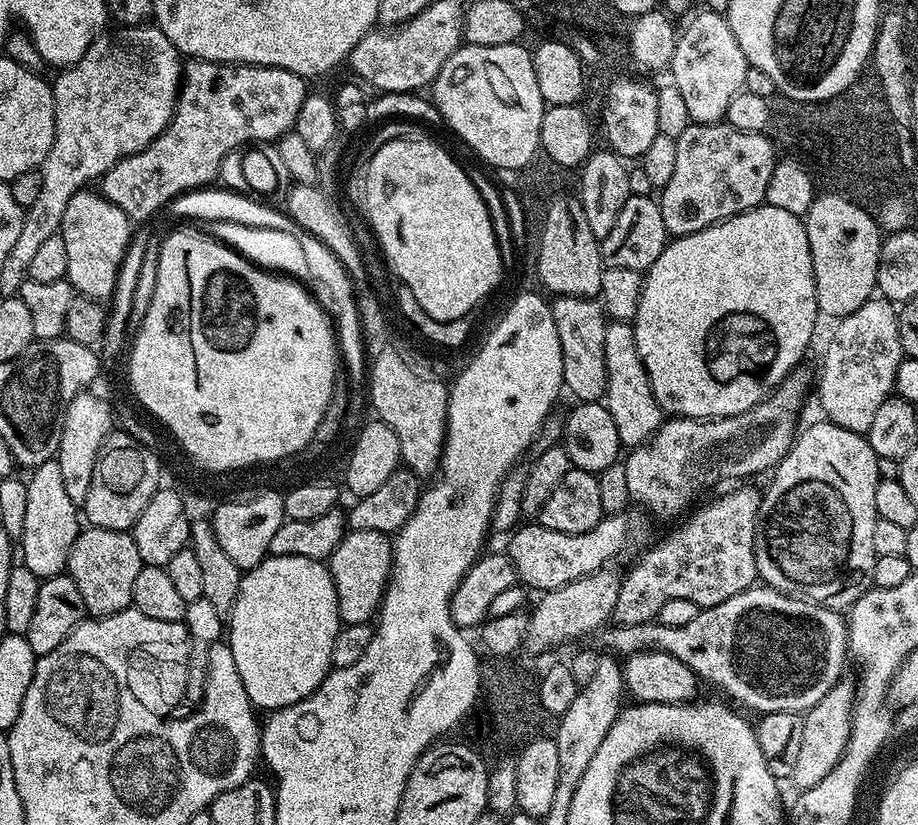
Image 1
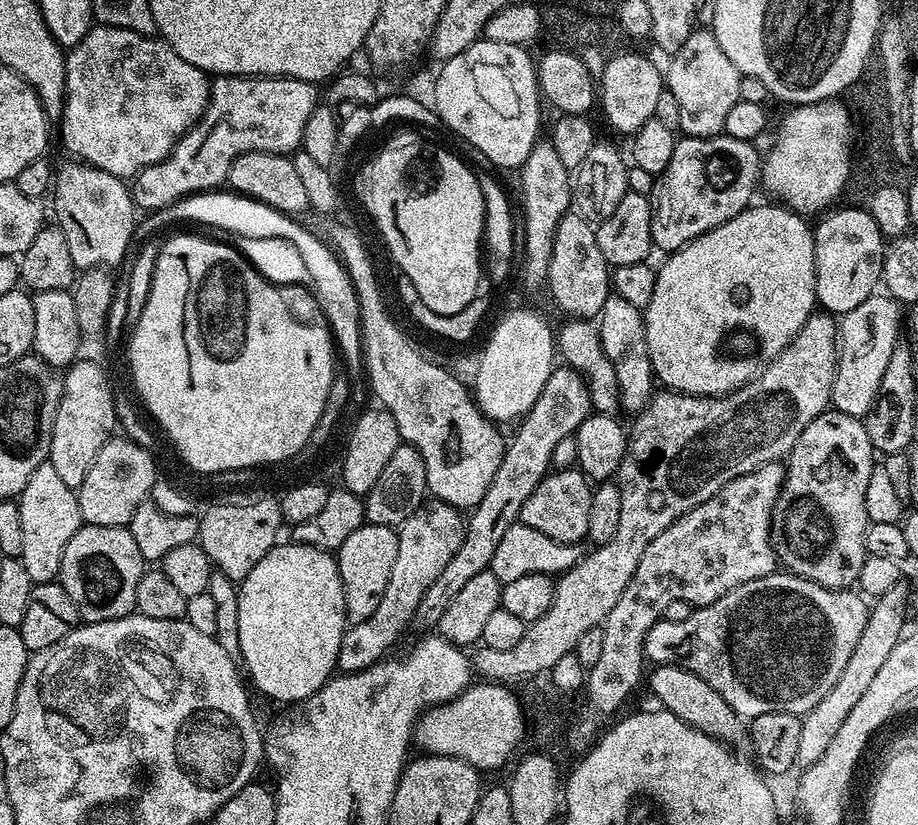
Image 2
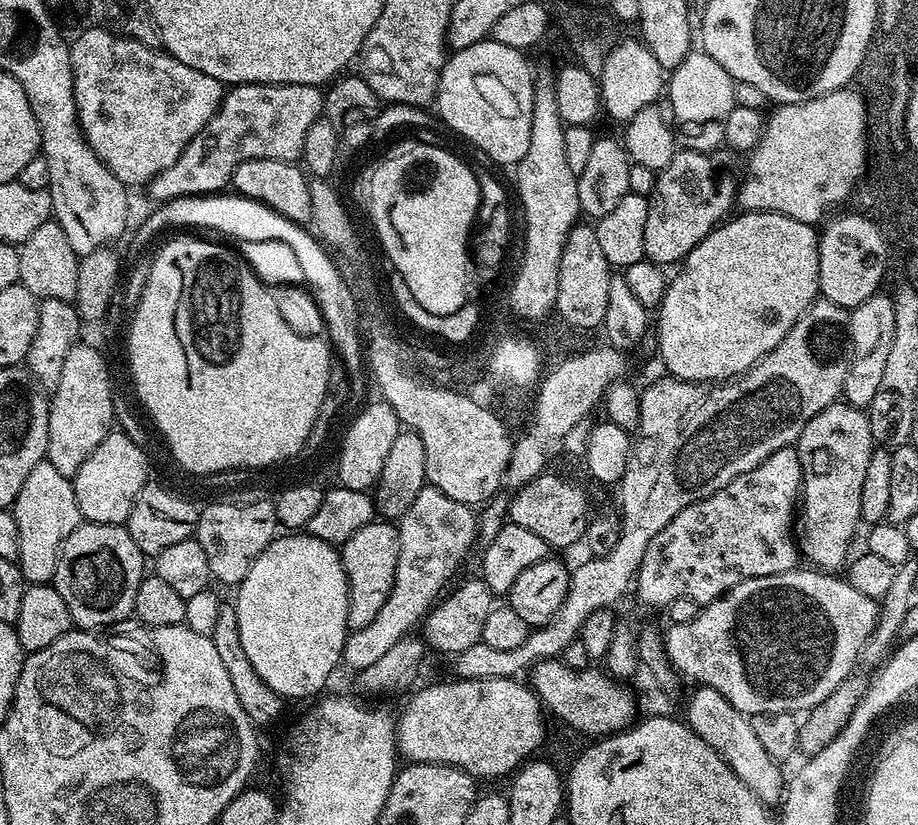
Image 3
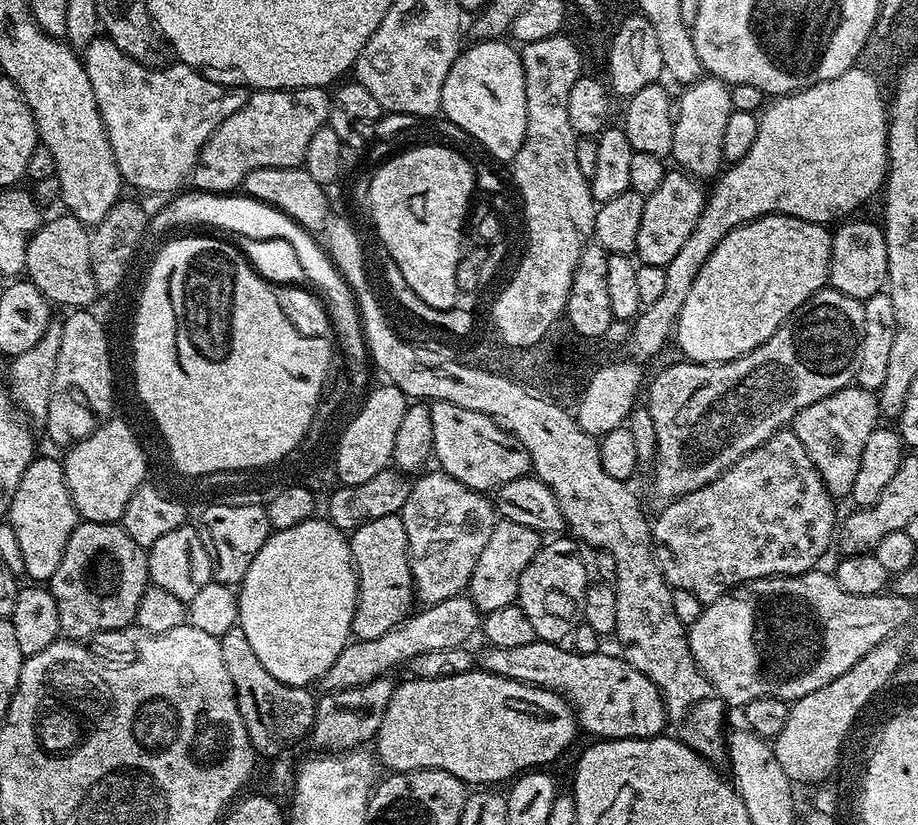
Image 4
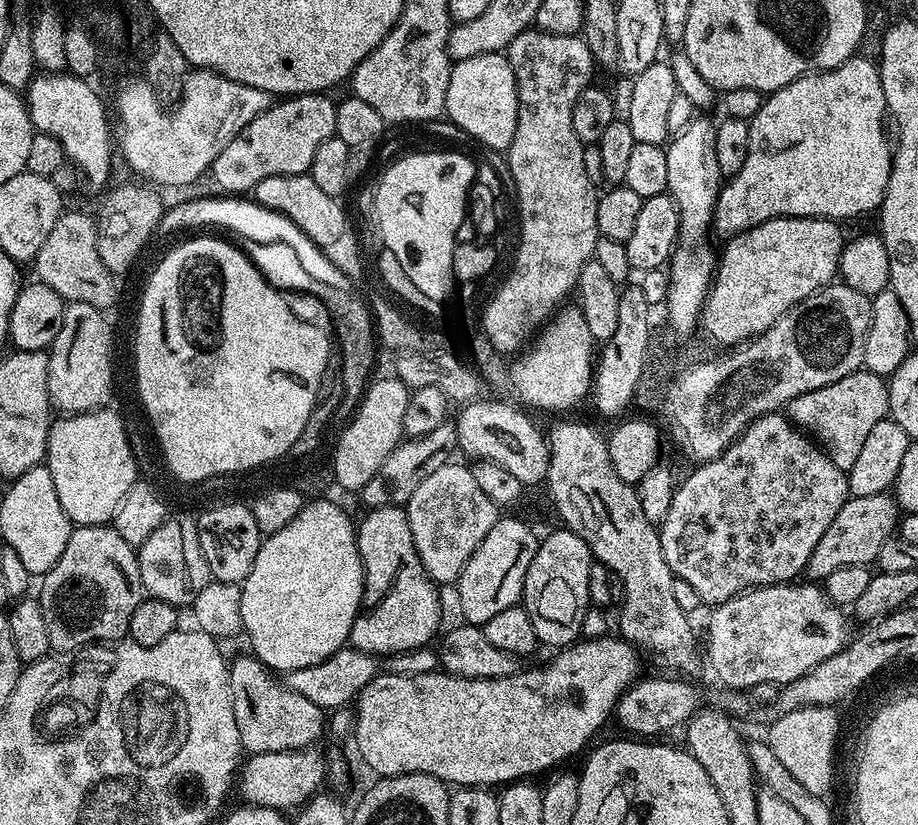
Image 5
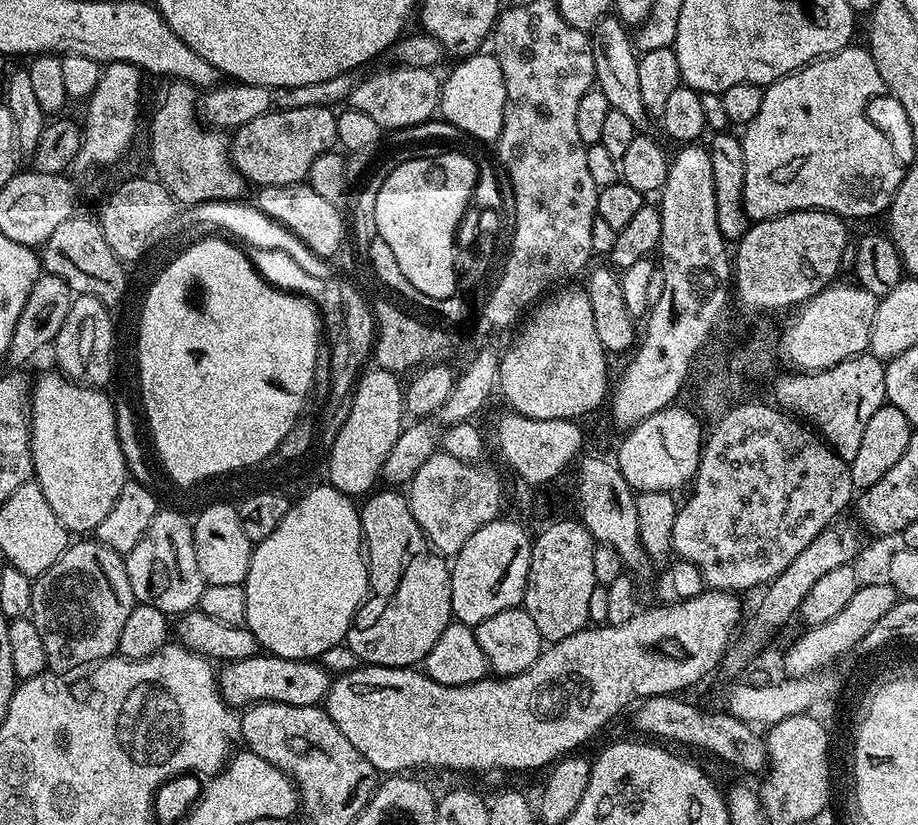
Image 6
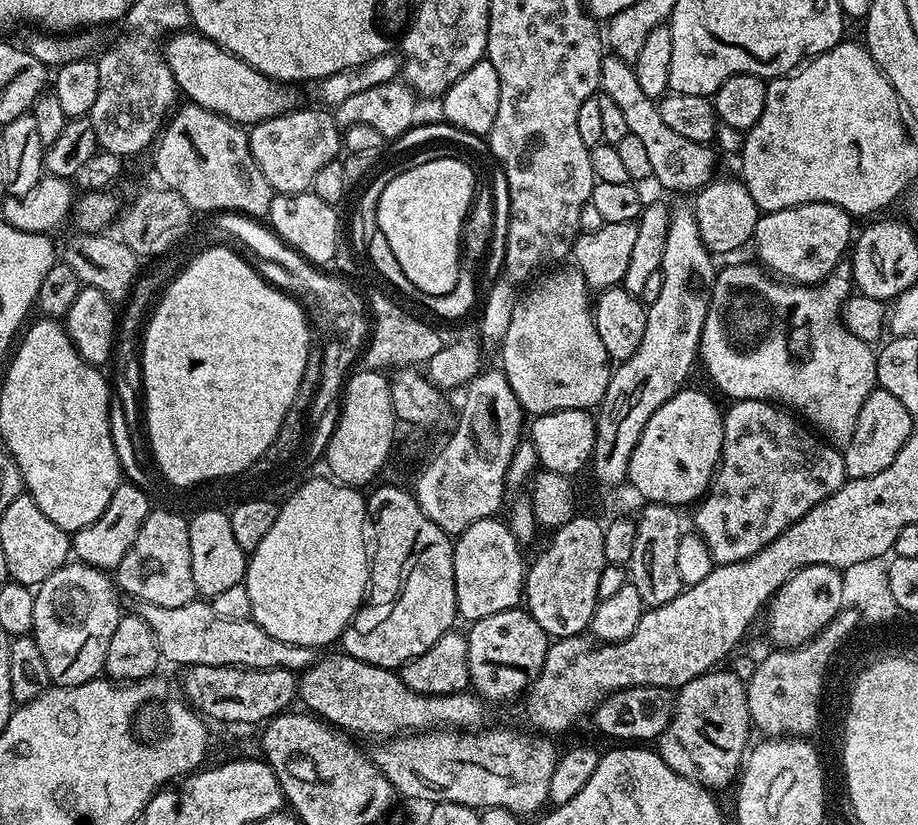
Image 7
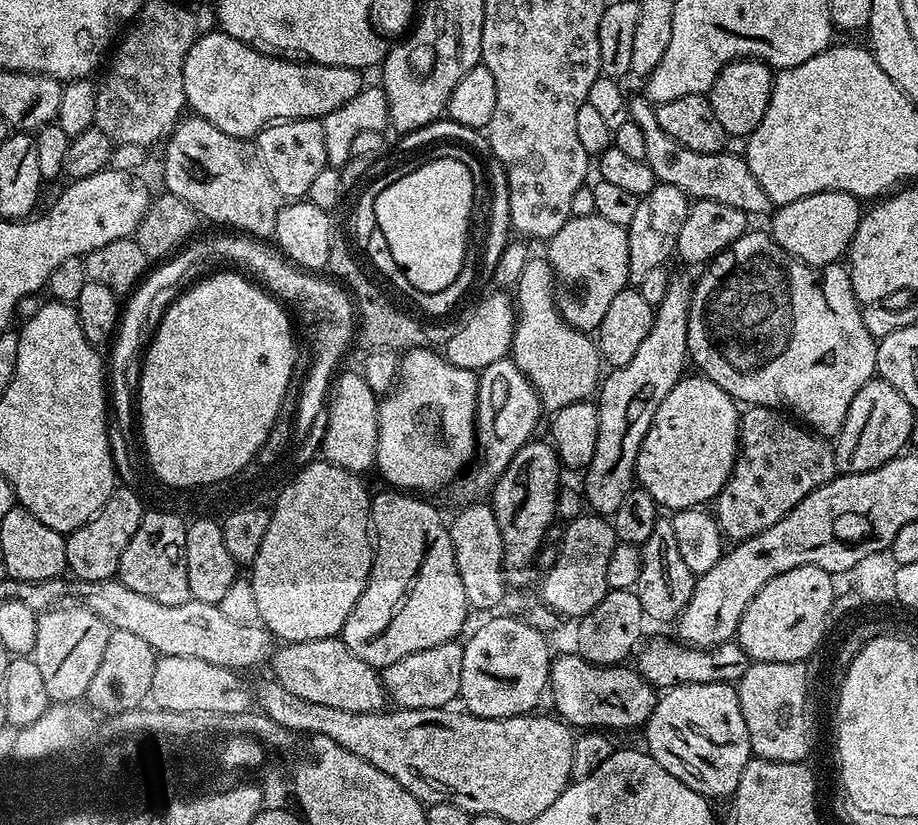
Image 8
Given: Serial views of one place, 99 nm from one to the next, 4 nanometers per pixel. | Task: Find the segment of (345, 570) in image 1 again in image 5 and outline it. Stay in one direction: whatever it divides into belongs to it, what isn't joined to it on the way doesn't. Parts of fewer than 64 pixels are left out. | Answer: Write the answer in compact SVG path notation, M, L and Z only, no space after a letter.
M403 507L373 508L367 515L364 521L359 521L356 529L356 545L364 563L364 598L360 613L356 616L352 627L351 647L369 652L377 658L387 658L399 652L413 652L416 648L431 645L441 631L441 589L435 580L430 579L427 570L418 558L418 550L410 534L408 513Z

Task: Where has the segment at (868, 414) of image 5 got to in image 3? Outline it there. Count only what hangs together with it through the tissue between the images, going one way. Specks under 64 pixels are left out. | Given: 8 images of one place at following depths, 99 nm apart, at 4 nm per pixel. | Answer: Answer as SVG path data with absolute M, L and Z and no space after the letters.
M837 402L826 406L826 410L814 414L814 418L810 418L810 422L806 422L806 426L794 447L800 459L802 477L802 499L799 501L798 515L794 520L796 546L799 555L803 559L805 556L809 560L807 563L813 569L832 574L845 567L850 556L848 543L851 542L856 527L861 527L862 524L860 518L862 482L866 478L866 466L870 464L870 458L874 451L874 441L870 434L867 411L863 408L856 408L847 402Z

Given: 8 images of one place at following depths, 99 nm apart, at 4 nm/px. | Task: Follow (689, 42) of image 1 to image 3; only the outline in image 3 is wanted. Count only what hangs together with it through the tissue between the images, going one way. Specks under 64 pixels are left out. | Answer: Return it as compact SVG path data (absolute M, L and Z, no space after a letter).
M703 50L689 52L677 68L671 69L666 80L666 99L674 106L674 135L680 148L713 152L724 144L726 117L736 108L735 85L732 76Z

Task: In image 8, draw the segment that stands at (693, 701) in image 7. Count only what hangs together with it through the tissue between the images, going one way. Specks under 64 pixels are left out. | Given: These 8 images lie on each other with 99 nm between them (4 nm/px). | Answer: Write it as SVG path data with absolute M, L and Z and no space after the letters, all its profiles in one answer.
M676 684L657 699L648 723L643 725L643 732L648 743L646 751L656 759L658 766L705 798L731 797L742 778L742 770L746 770L748 761L753 759L746 718L742 718L740 699L731 684Z

